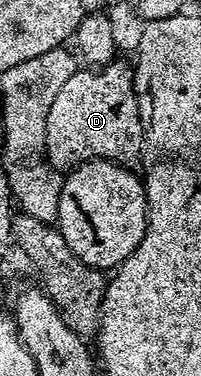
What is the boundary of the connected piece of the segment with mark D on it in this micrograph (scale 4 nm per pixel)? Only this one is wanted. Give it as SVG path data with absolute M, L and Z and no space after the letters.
M114 58L96 70L78 70L67 78L59 94L55 94L55 102L51 102L51 110L47 110L45 123L45 158L52 168L72 170L88 160L109 160L122 166L142 163L145 125L137 105L137 96L133 93L133 69L121 60L124 59Z

